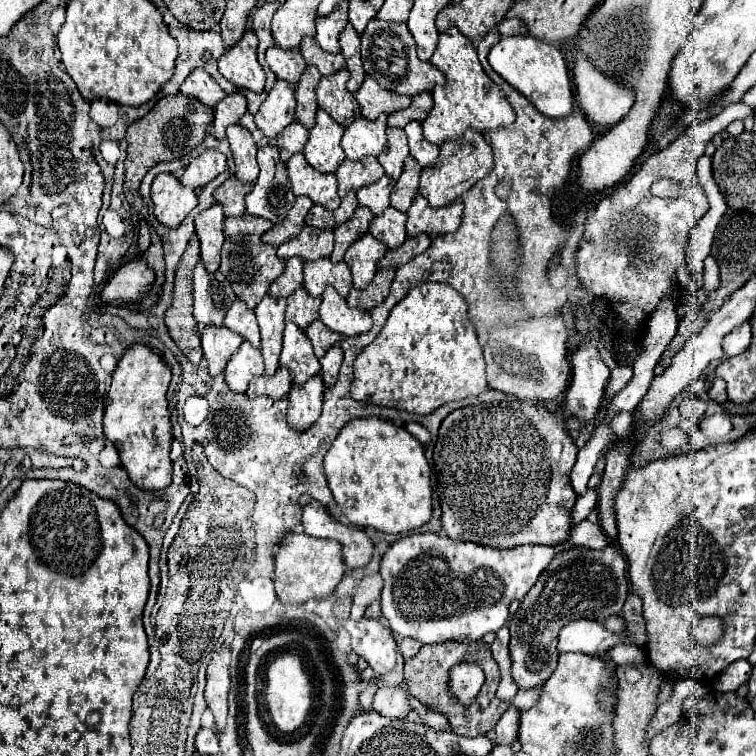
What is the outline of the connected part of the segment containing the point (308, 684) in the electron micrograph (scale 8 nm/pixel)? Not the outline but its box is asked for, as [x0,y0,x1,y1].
[266,653,314,733]

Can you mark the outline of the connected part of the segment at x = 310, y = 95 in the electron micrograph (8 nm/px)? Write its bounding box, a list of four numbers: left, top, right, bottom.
[296,65,320,129]

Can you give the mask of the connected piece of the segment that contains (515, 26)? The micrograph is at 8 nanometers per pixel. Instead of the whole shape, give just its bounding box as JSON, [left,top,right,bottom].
[498,19,528,37]

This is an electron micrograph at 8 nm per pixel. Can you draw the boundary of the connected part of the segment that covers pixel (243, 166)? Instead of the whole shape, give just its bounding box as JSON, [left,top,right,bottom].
[226,125,258,183]

